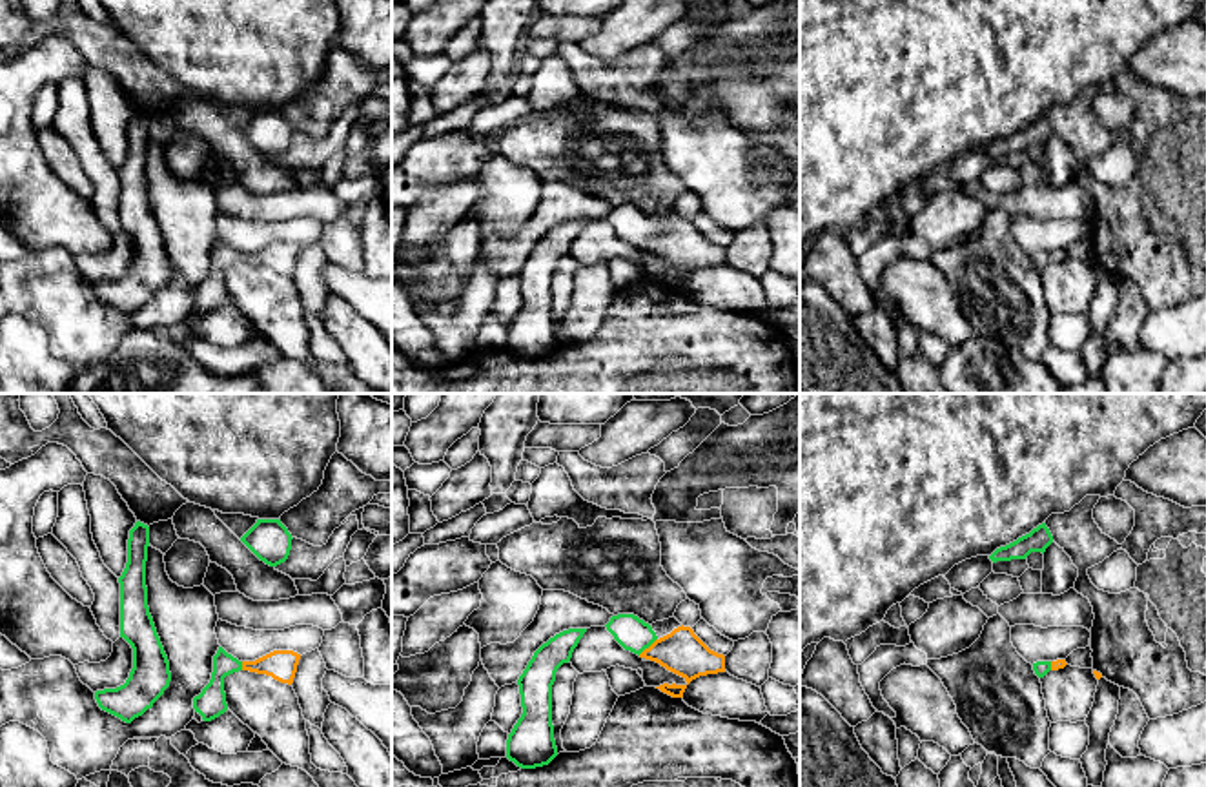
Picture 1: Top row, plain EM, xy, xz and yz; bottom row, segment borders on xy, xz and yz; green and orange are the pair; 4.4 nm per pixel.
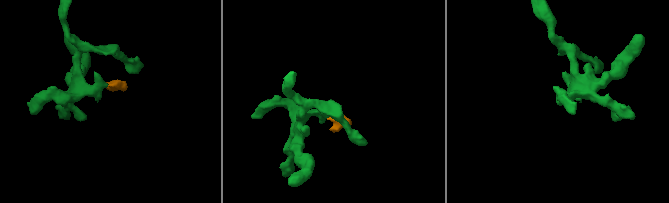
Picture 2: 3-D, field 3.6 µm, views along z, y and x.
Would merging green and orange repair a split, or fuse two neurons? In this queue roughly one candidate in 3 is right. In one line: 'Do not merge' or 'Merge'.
Merge

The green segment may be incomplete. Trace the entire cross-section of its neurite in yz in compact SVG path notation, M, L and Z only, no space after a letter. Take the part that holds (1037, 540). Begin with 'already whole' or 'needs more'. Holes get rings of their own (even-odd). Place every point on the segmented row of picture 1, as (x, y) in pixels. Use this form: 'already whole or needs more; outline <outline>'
already whole; outline M1046 523L1033 528L1029 534L1018 537L1017 541L996 548L989 559L996 561L1011 561L1011 559L1026 559L1031 552L1046 552L1046 548L1053 543L1053 536Z

